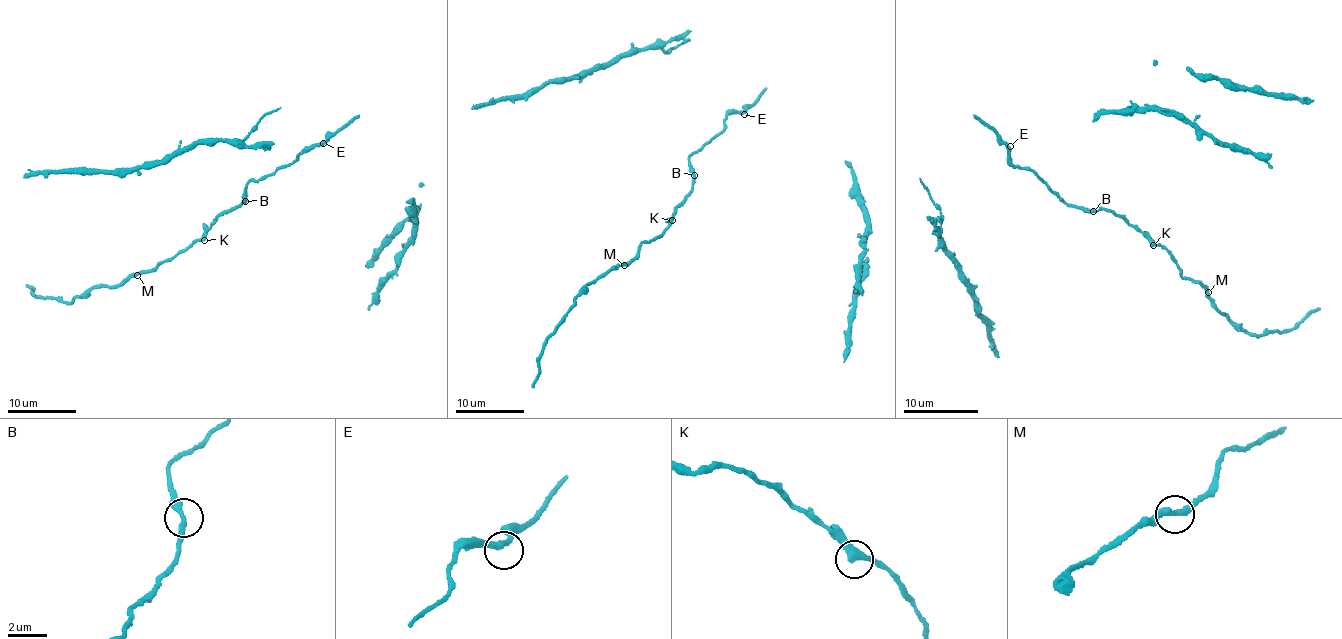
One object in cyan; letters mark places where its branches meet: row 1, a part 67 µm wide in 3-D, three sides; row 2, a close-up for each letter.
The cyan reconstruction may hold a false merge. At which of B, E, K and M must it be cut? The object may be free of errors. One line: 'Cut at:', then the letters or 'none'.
Cut at: none

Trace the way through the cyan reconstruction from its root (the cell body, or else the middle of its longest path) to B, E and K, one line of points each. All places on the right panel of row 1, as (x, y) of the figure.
B: (1048, 190), (1065, 203), (1093, 211)
E: (1048, 190), (1031, 170), (1013, 165), (1010, 146)
K: (1048, 190), (1065, 203), (1090, 211), (1100, 209), (1120, 215), (1129, 225), (1137, 226), (1147, 234), (1153, 245)

